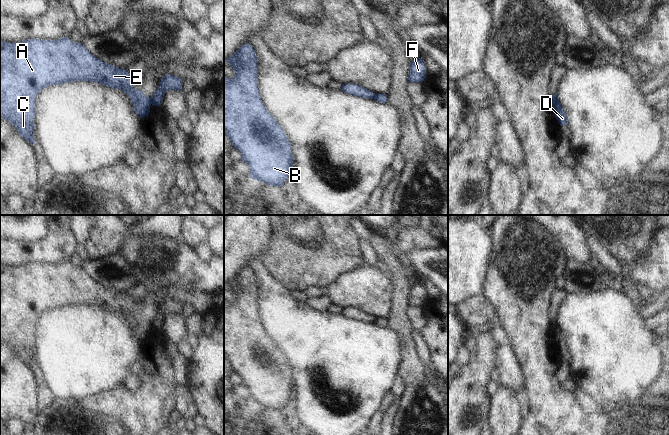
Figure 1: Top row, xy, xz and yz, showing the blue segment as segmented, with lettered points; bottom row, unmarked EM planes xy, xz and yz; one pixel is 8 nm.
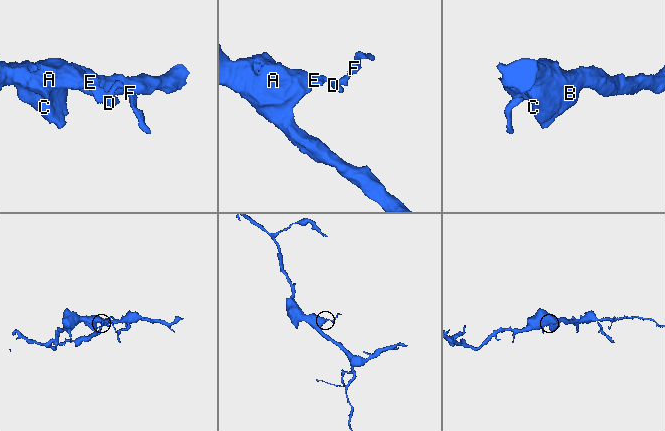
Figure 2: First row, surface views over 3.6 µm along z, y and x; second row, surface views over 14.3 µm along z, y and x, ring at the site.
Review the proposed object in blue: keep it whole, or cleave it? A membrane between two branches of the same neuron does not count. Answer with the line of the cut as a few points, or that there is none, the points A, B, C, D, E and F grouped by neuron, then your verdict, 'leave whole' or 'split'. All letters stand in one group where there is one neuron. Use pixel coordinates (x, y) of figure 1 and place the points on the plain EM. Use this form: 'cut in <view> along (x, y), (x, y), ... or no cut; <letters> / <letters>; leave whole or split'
cut in xy along (150, 322), (151, 327); A B C E / D F; split

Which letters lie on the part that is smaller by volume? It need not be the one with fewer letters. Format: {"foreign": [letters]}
{"foreign": ["D", "F"]}

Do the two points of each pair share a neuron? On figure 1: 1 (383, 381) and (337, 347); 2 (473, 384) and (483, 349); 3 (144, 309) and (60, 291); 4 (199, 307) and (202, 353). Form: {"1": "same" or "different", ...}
{"1": "same", "2": "same", "3": "same", "4": "different"}

